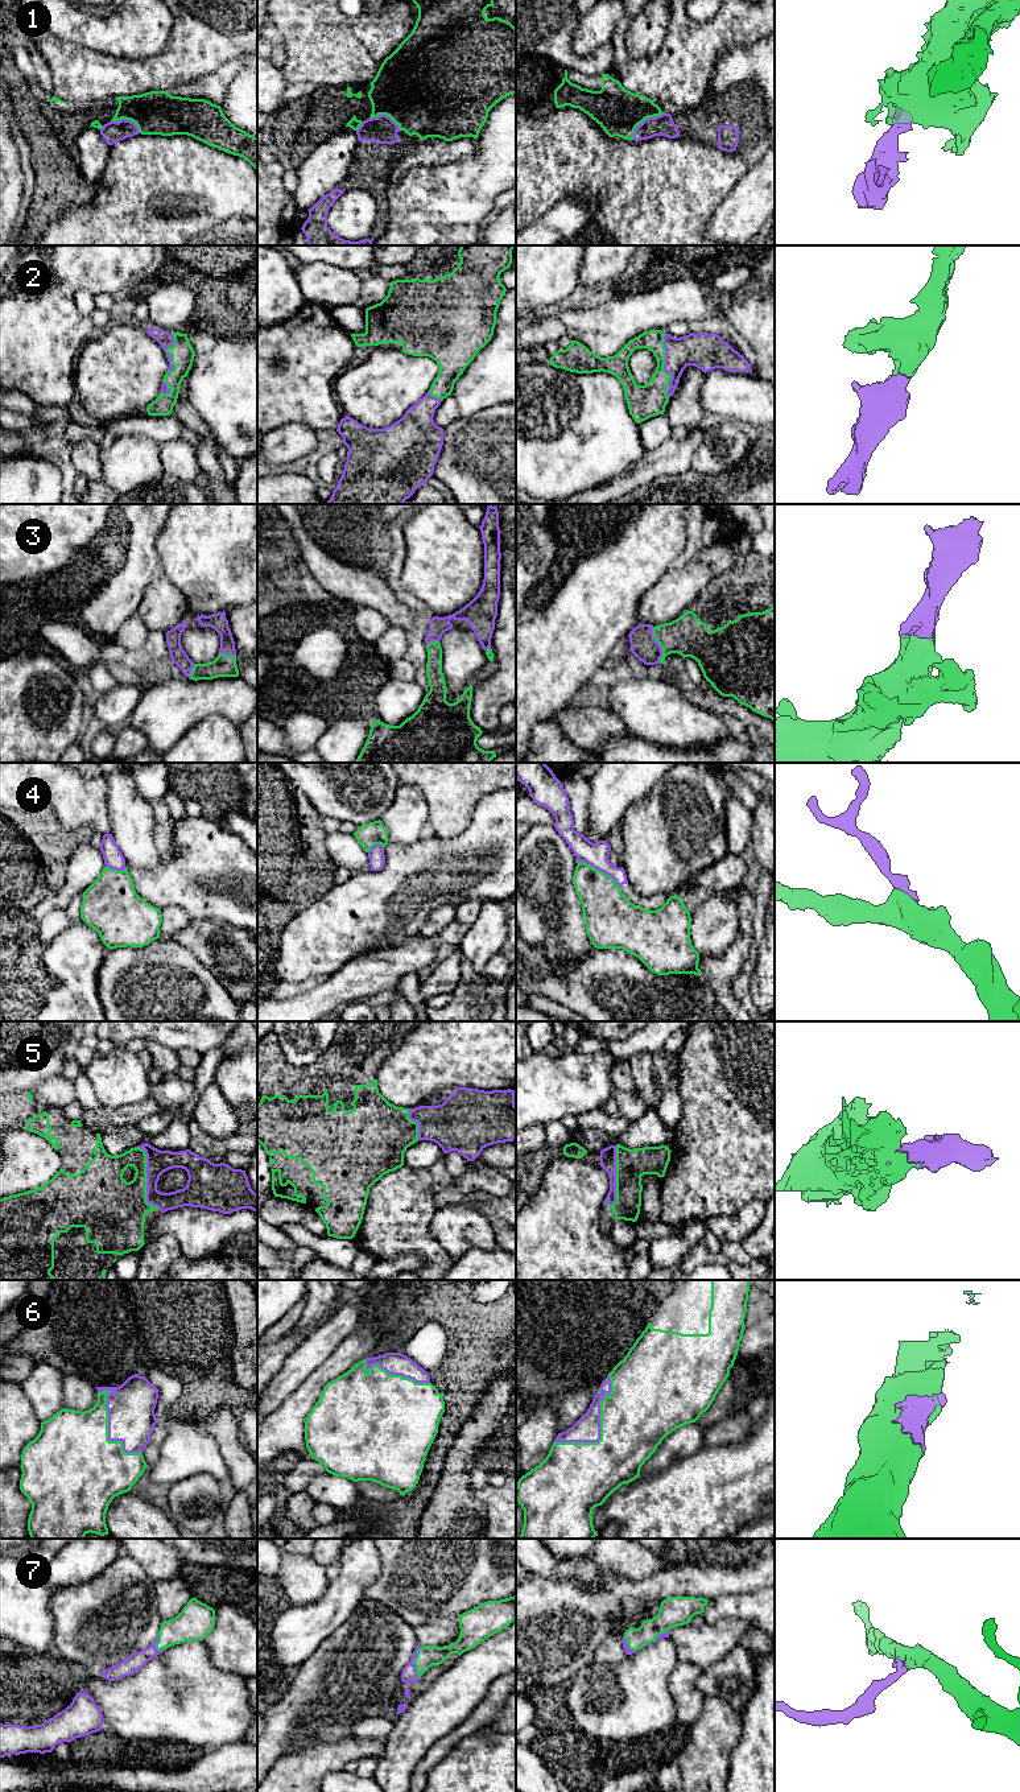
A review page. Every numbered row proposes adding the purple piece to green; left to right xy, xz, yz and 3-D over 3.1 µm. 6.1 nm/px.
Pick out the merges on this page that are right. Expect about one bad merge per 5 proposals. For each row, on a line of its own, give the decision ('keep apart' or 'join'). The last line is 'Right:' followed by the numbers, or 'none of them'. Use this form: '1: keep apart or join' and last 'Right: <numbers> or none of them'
1: join
2: join
3: join
4: join
5: join
6: join
7: join
Right: 1, 2, 3, 4, 5, 6, 7

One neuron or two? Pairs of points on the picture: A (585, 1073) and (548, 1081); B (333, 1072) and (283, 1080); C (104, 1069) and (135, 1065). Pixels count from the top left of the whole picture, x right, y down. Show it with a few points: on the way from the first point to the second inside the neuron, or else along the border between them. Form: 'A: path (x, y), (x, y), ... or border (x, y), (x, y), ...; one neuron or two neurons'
A: path (575, 1081), (557, 1081); one neuron
B: path (321, 1076), (314, 1080), (294, 1080); one neuron
C: path (112, 1069), (127, 1069); one neuron

